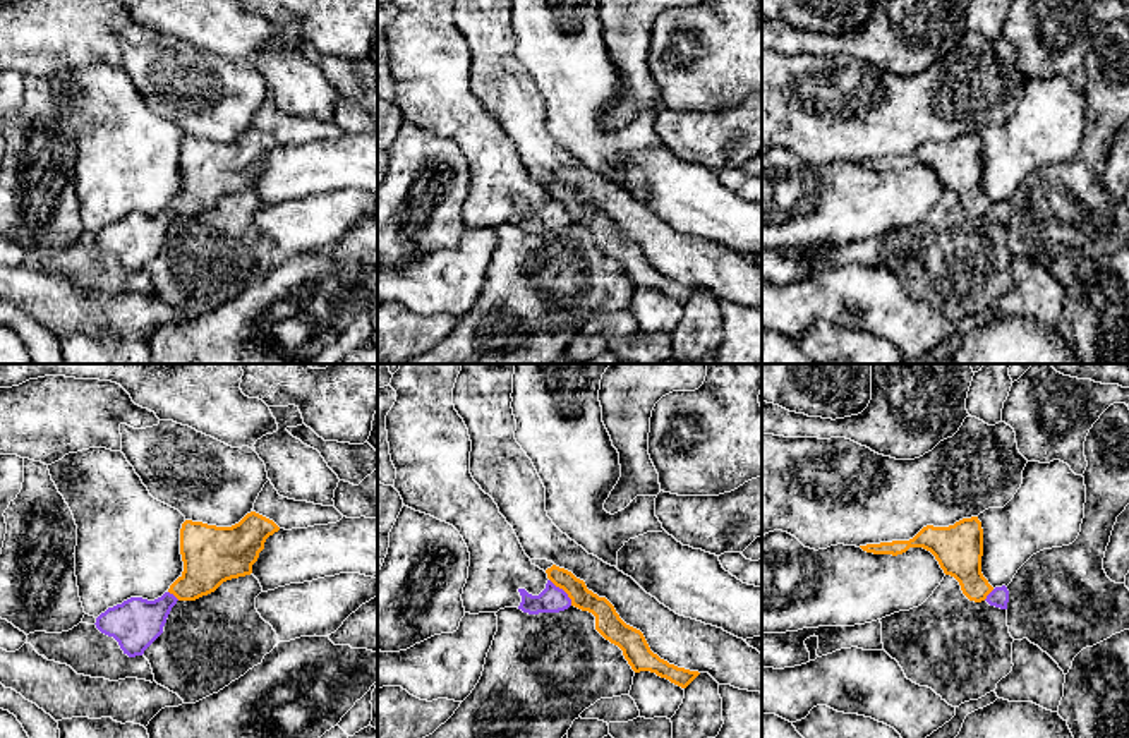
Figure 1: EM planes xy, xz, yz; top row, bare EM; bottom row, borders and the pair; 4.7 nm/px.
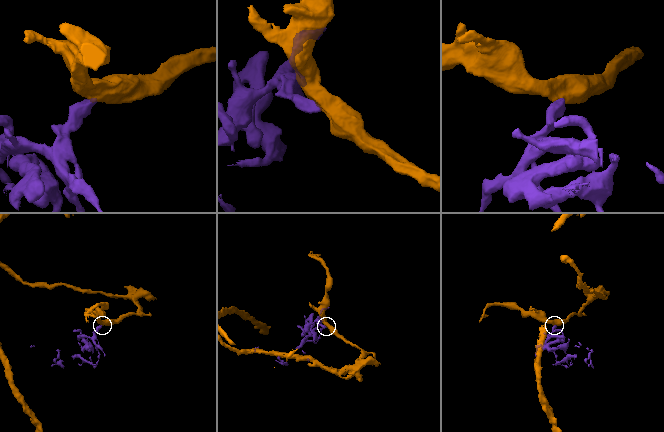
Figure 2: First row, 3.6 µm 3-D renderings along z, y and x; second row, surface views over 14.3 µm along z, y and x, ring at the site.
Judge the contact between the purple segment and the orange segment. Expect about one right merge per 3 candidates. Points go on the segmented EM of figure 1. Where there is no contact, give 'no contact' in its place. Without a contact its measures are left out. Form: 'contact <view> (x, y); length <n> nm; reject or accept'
contact xz (563, 591); length 170 nm; reject

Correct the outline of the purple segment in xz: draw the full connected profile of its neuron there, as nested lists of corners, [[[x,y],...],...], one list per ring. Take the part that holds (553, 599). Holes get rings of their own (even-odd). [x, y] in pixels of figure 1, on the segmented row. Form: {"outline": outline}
{"outline": [[[547,580],[546,589],[539,596],[528,594],[525,589],[518,589],[522,602],[518,609],[528,614],[539,613],[559,613],[571,606],[568,594]]]}

